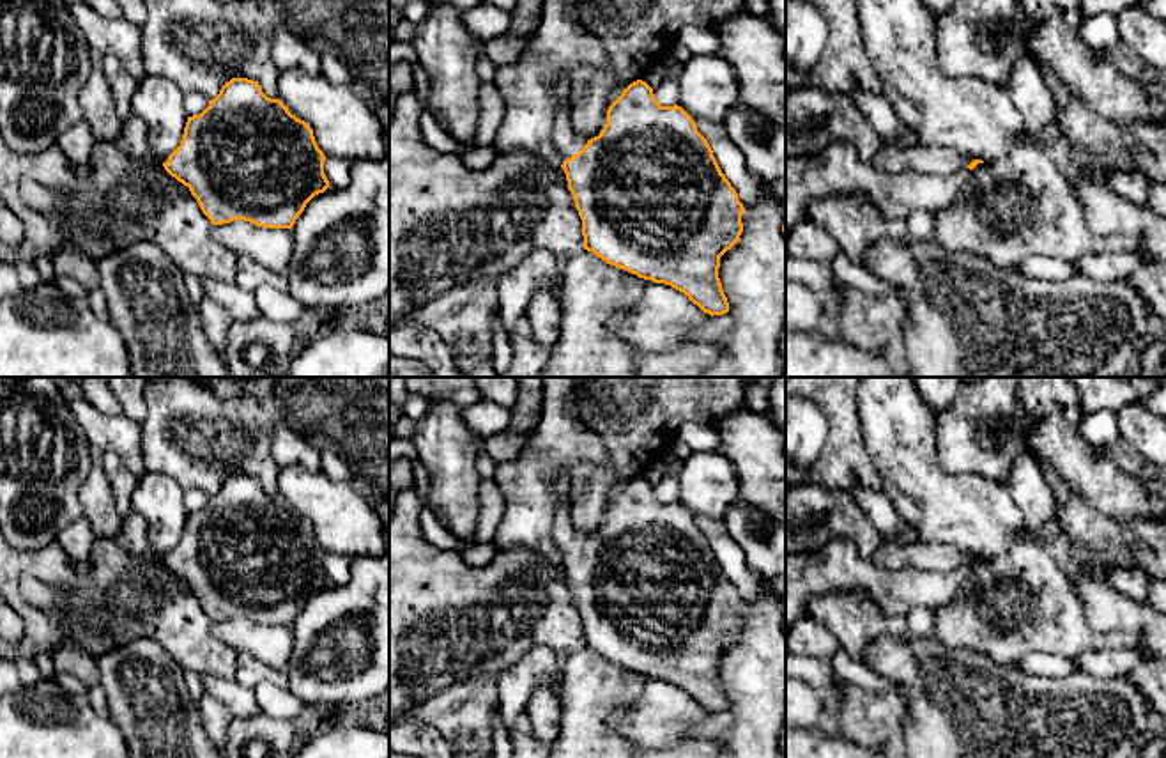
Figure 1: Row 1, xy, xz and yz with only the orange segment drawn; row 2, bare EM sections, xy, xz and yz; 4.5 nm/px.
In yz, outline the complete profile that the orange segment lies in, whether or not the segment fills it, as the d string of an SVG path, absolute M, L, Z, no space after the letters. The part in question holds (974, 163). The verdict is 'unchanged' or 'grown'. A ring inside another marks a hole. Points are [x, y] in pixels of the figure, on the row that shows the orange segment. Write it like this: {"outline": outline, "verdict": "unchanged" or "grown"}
{"outline": "M885 143L872 163L886 172L954 174L961 168L973 170L982 159L973 159L954 147L917 143L906 149Z", "verdict": "grown"}

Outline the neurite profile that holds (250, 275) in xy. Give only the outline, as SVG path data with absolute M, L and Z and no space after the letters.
M237 253L237 271L234 283L249 292L253 292L260 285L274 285L280 290L288 289L287 275L274 273L260 266L255 259L239 253Z

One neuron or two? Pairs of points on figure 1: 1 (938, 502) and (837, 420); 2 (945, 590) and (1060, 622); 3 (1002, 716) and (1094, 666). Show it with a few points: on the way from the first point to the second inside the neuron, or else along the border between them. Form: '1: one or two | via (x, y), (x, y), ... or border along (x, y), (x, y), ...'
1: two | border along (857, 401), (866, 448), (883, 479)
2: two | border along (972, 567), (966, 585), (935, 611)
3: two | border along (1076, 670), (1096, 677), (1124, 677)

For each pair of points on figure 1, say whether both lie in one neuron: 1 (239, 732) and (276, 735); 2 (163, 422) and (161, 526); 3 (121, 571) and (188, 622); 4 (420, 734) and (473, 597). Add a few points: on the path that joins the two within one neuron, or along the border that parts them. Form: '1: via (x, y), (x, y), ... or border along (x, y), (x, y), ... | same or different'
1: via (248, 732), (268, 732) | same
2: border along (147, 471), (167, 473), (184, 489) | different
3: via (137, 587), (161, 611), (172, 617) | same
4: border along (407, 714), (434, 727), (446, 739) | different

